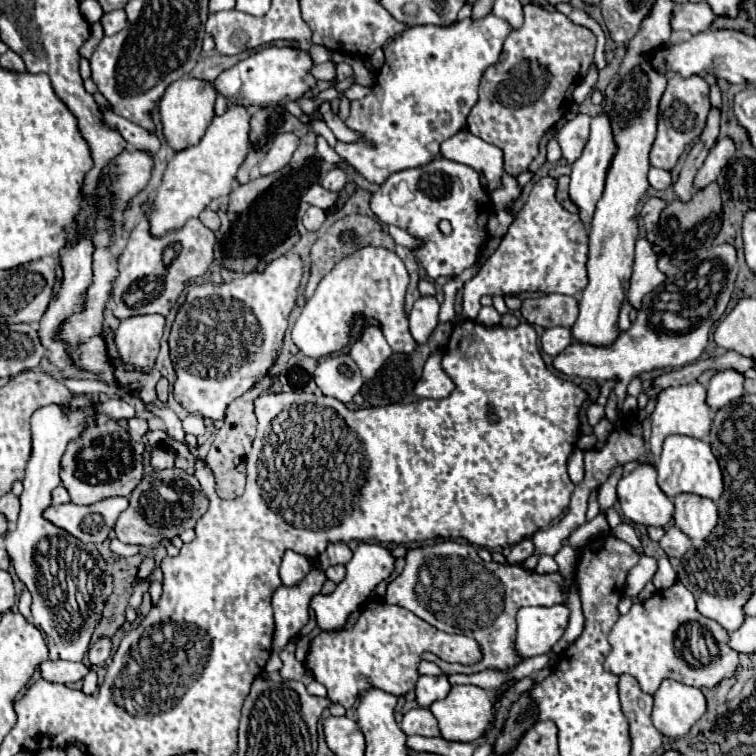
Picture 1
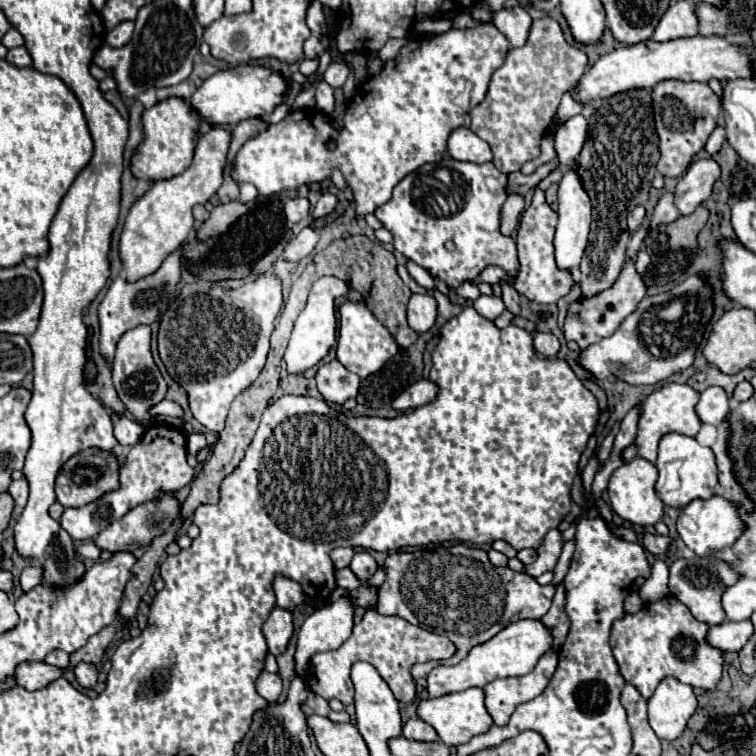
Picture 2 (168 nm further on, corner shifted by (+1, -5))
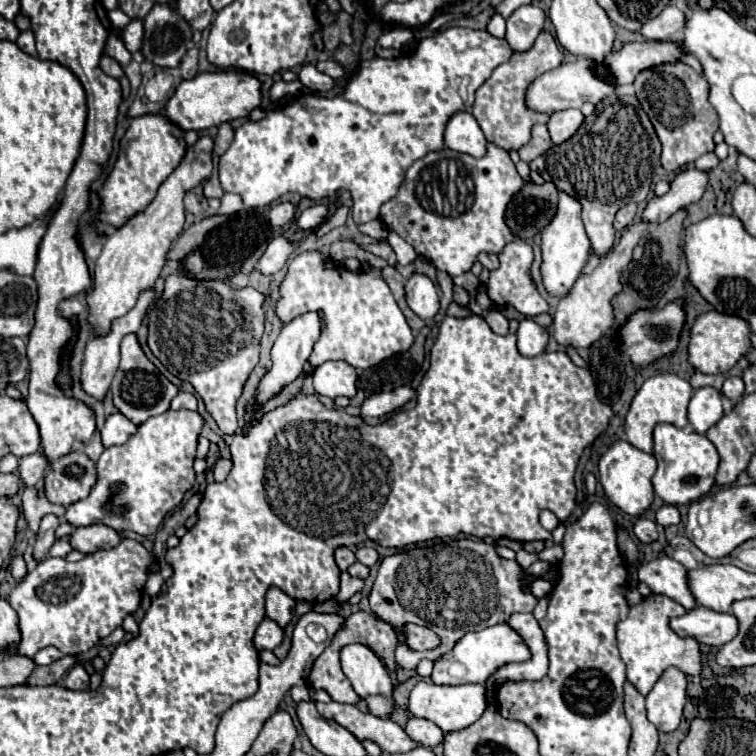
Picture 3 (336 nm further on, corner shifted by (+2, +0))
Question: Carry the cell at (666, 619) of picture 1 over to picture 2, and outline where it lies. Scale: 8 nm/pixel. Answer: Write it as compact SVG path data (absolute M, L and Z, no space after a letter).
M668 595L656 603L646 603L634 615L624 615L614 621L610 645L622 677L634 685L644 699L652 697L664 677L676 677L690 687L710 691L722 677L724 659L720 649L704 645L704 629L708 629L706 623L694 619L686 605Z

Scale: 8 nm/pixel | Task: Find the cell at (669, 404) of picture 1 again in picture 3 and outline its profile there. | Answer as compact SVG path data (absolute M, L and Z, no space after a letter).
M657 374L657 376L651 376L643 382L643 386L639 388L639 392L635 394L633 402L631 402L631 408L627 412L627 418L625 418L625 432L627 432L627 440L647 452L647 454L653 454L653 428L661 422L669 422L677 428L685 428L689 424L687 420L687 404L691 400L691 394L693 394L693 388L687 380L679 378L677 374Z

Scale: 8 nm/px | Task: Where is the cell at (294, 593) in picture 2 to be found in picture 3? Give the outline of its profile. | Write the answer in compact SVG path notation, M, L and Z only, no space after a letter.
M269 588L265 610L267 610L267 618L275 620L281 628L285 628L285 624L293 618L295 600L287 596L281 588Z

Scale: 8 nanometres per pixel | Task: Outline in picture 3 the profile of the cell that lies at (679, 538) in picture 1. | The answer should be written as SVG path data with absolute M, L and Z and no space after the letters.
M639 518L633 526L633 534L645 542L645 544L651 544L657 540L657 528L655 528L655 522L653 520L647 520L647 518Z

